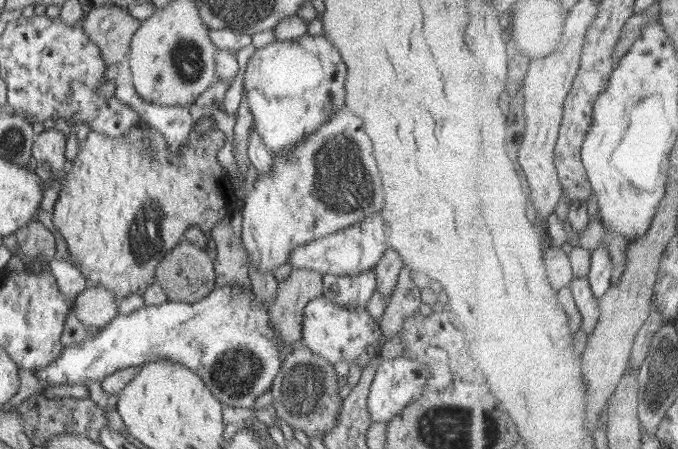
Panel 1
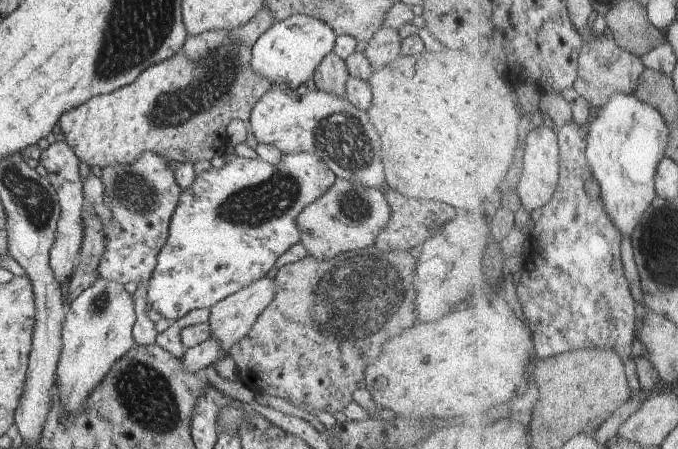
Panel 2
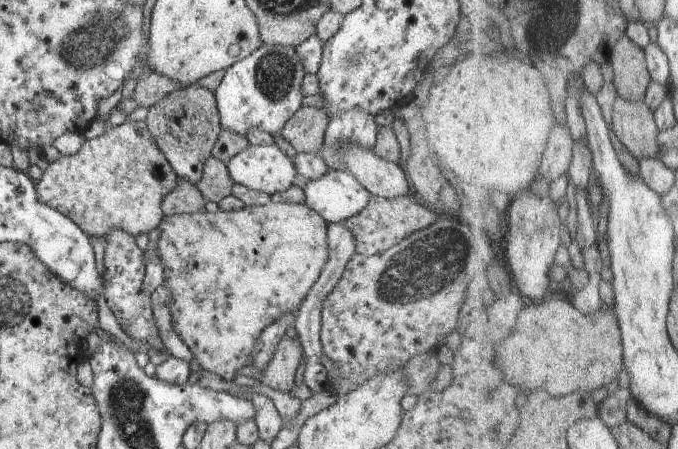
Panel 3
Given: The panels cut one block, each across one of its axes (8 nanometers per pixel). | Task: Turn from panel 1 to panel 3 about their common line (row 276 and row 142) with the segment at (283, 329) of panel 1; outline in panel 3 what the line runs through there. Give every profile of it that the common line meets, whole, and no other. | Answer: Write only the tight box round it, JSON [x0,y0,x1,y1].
[279,106,329,153]

